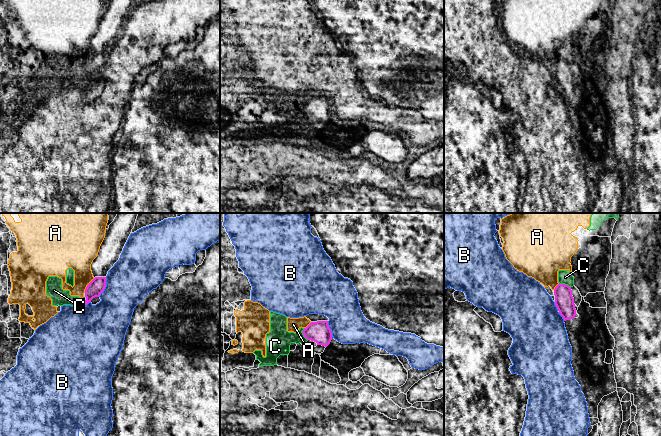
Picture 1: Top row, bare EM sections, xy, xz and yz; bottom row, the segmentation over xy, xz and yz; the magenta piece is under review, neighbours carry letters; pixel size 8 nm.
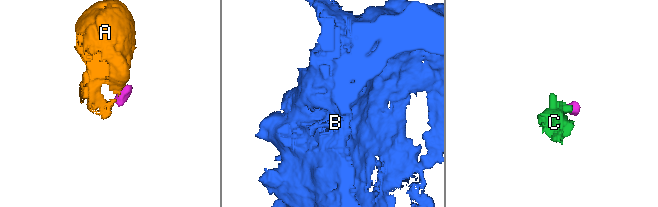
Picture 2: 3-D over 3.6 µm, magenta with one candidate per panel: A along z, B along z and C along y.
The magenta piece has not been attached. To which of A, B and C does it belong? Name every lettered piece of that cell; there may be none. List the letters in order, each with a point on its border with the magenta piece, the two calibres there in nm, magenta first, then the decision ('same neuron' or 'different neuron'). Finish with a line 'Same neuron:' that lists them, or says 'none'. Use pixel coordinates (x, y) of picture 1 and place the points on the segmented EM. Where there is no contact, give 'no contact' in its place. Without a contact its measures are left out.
A: xy (87, 285) | 120/240 nm | different neuron
B: xy (105, 286) | 120/360 nm | different neuron
C: xz (303, 334) | 170/200 nm | different neuron
Same neuron: none

